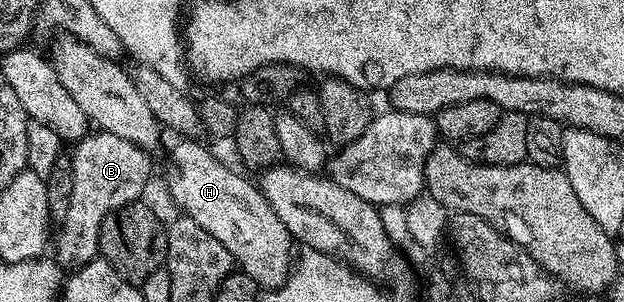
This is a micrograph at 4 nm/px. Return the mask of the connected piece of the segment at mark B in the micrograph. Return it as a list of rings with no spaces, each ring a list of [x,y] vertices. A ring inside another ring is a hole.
[[[107,130],[89,132],[74,143],[71,154],[73,196],[69,212],[58,227],[59,239],[54,239],[53,257],[60,267],[78,268],[89,264],[99,254],[101,224],[109,212],[144,197],[143,189],[151,178],[151,158],[136,142],[113,136]]]

